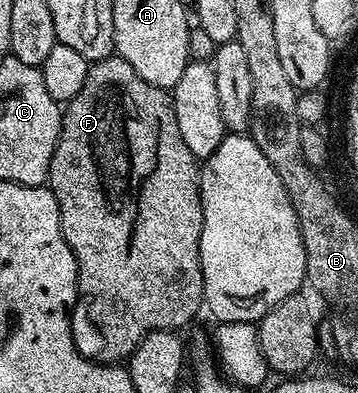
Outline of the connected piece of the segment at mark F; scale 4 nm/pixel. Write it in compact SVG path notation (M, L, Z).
M119 56L103 58L89 65L86 72L86 84L82 92L74 96L63 107L60 120L60 135L54 148L54 156L48 169L48 189L54 192L58 200L60 227L66 244L74 252L76 261L76 304L71 307L72 339L78 352L84 358L101 364L116 364L127 360L137 344L150 332L155 330L179 331L196 313L204 301L204 277L200 263L200 241L202 240L202 200L200 199L200 171L198 159L186 148L182 132L178 132L178 116L174 112L171 93L160 86L150 84L126 64Z

